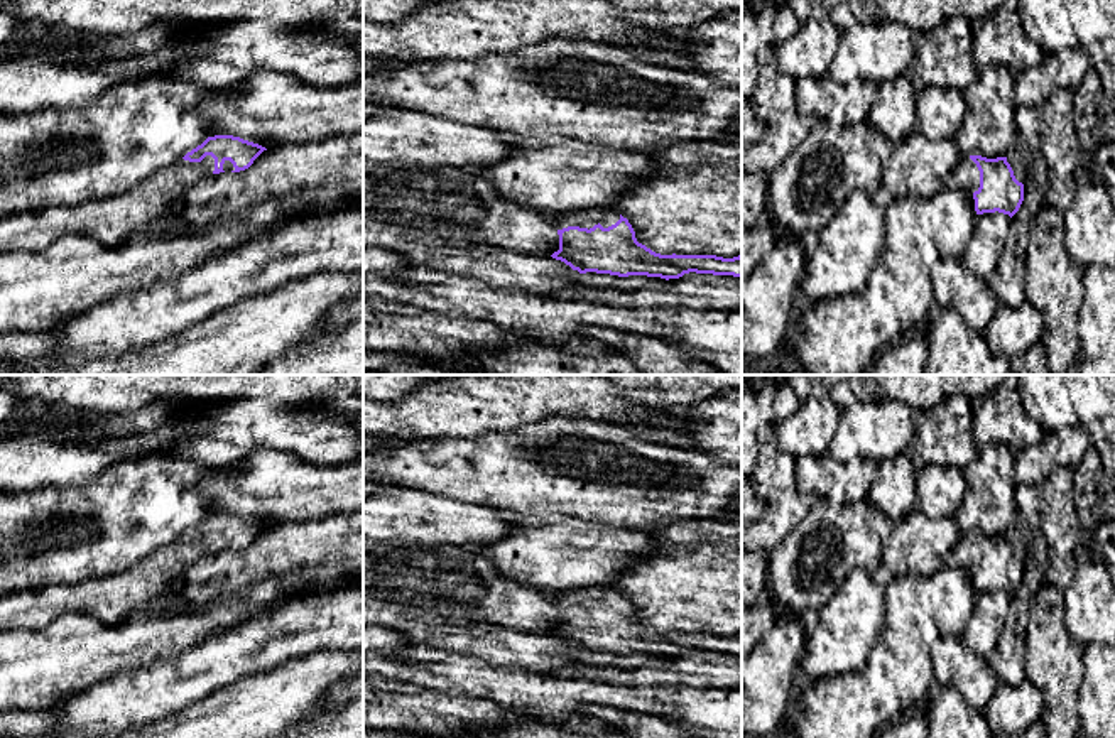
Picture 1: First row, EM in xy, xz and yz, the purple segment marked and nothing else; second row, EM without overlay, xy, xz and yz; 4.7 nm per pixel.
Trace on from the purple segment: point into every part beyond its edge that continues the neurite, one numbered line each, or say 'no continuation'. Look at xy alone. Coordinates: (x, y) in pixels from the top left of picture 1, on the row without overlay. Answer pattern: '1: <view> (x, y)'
1: xy (110, 598)

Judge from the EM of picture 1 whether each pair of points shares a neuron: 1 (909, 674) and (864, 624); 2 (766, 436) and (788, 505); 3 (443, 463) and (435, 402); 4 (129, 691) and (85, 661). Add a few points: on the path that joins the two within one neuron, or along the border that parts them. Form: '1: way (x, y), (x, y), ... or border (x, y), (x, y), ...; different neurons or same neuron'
1: border (886, 600), (882, 634), (867, 662), (855, 672); different neurons
2: way (767, 453), (774, 466), (776, 488); same neuron
3: border (480, 436), (426, 436), (402, 443); different neurons
4: border (146, 664), (135, 669), (115, 671), (71, 693); different neurons

